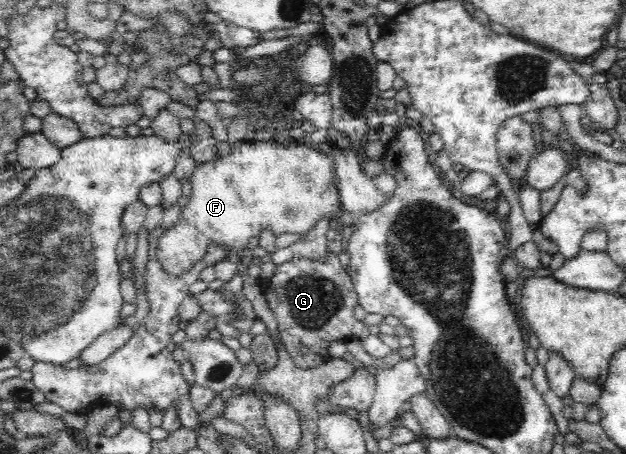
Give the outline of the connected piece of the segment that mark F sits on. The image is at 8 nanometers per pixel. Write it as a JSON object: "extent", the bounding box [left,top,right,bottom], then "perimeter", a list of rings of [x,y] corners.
{"extent":[156,140,353,274],"perimeter":[[[293,140],[288,145],[276,141],[235,141],[230,144],[226,156],[214,156],[210,161],[195,165],[190,182],[193,186],[188,203],[181,209],[176,223],[159,238],[156,254],[162,269],[171,274],[183,274],[207,254],[209,242],[228,246],[235,251],[245,249],[249,238],[259,236],[270,228],[275,235],[302,234],[309,232],[319,218],[329,218],[332,226],[339,222],[351,223],[353,217],[343,211],[340,192],[335,188],[335,156],[332,147],[299,143]]]}

